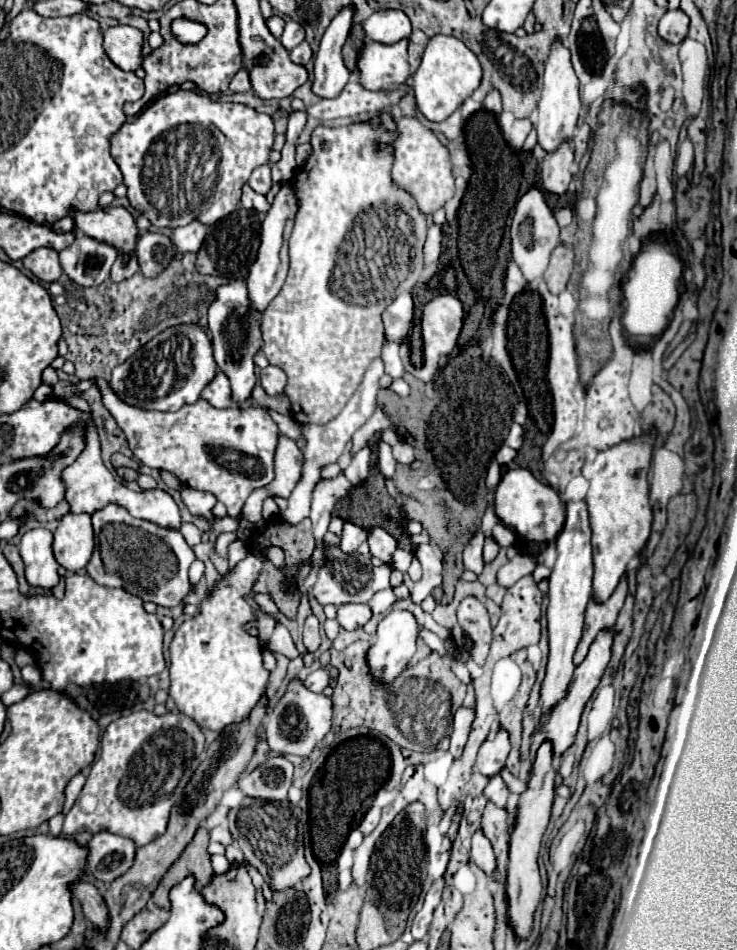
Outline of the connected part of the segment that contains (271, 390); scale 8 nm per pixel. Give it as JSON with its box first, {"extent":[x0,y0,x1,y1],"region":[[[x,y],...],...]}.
{"extent":[259,367,287,395],"region":[[[265,367],[261,369],[259,373],[259,381],[261,381],[261,387],[269,393],[269,395],[279,395],[283,393],[283,387],[287,385],[287,375],[281,367]]]}

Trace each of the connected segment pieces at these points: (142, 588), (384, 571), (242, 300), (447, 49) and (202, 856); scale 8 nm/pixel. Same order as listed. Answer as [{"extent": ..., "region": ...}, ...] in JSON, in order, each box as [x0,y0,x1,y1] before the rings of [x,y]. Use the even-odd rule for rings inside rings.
[{"extent":[85,503,195,607],"region":[[[109,503],[103,509],[95,511],[93,527],[95,527],[97,551],[93,553],[91,561],[85,567],[93,581],[97,581],[99,585],[105,585],[105,587],[121,587],[127,593],[141,597],[143,601],[153,601],[155,605],[163,605],[163,607],[175,607],[175,605],[183,603],[185,595],[191,589],[187,571],[189,571],[189,565],[195,561],[195,553],[193,553],[193,549],[189,549],[187,541],[183,539],[183,535],[179,531],[163,529],[155,523],[135,519],[129,515],[129,511],[125,507],[121,507],[117,503]]]},{"extent":[309,545,391,605],"region":[[[327,545],[321,559],[315,559],[315,555],[309,557],[311,567],[315,569],[315,585],[311,587],[311,595],[321,605],[341,605],[341,603],[367,603],[377,591],[389,589],[389,575],[391,569],[387,565],[375,567],[371,565],[371,559],[361,553],[343,553],[339,545]]]},{"extent":[209,279,263,405],"region":[[[237,279],[217,289],[217,299],[209,307],[209,331],[213,337],[213,353],[215,353],[217,367],[231,381],[233,403],[239,405],[251,399],[251,389],[257,383],[257,377],[253,371],[255,369],[253,355],[261,351],[263,339],[261,339],[261,315],[255,315],[255,311],[251,311],[251,305],[247,303],[245,281]]]},{"extent":[413,35,481,121],"region":[[[435,35],[429,39],[423,61],[413,75],[413,91],[417,97],[417,109],[429,121],[447,119],[481,83],[481,65],[475,53],[457,37],[451,35]]]},{"extent":[153,827,213,909],"region":[[[199,827],[193,841],[185,847],[181,857],[169,867],[169,871],[163,875],[159,887],[153,891],[153,901],[157,907],[169,909],[169,889],[183,881],[185,875],[195,875],[195,887],[203,889],[213,879],[213,867],[211,867],[211,855],[207,853],[209,843],[209,831],[205,827]]]}]

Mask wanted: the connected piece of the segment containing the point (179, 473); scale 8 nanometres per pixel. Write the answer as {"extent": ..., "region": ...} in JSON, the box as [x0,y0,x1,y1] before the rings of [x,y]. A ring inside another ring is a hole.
{"extent":[97,379,279,517],"region":[[[97,379],[97,383],[103,393],[103,403],[127,435],[133,455],[149,467],[173,473],[191,489],[213,493],[217,501],[227,507],[231,517],[241,513],[245,499],[253,489],[263,487],[273,479],[273,455],[279,429],[267,409],[215,409],[205,399],[199,399],[193,405],[181,407],[177,413],[145,411],[127,407],[117,395],[111,395],[105,379]]]}

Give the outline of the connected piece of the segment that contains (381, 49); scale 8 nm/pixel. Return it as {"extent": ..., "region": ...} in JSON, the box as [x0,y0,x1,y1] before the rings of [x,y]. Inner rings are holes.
{"extent":[357,39,409,91],"region":[[[407,39],[395,45],[365,43],[357,53],[357,79],[369,91],[387,89],[409,77]]]}

